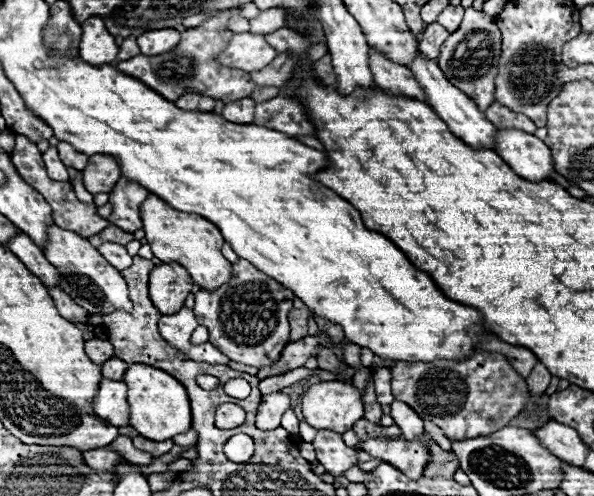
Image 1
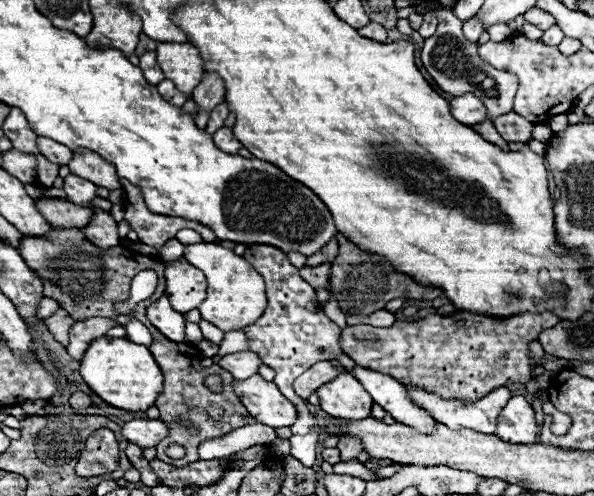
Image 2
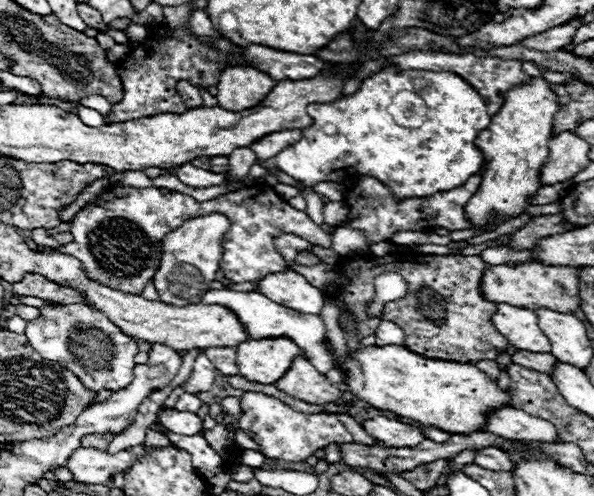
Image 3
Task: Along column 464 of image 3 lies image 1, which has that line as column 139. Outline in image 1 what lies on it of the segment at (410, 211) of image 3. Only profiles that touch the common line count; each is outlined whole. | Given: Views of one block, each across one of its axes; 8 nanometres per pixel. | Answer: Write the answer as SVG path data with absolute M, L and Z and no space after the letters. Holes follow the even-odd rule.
M122 176L114 186L114 190L110 192L110 202L114 206L114 212L110 214L108 220L114 226L122 228L124 232L140 230L142 220L140 220L138 208L148 194L150 192L144 190L144 186L140 186L136 180L128 180Z

